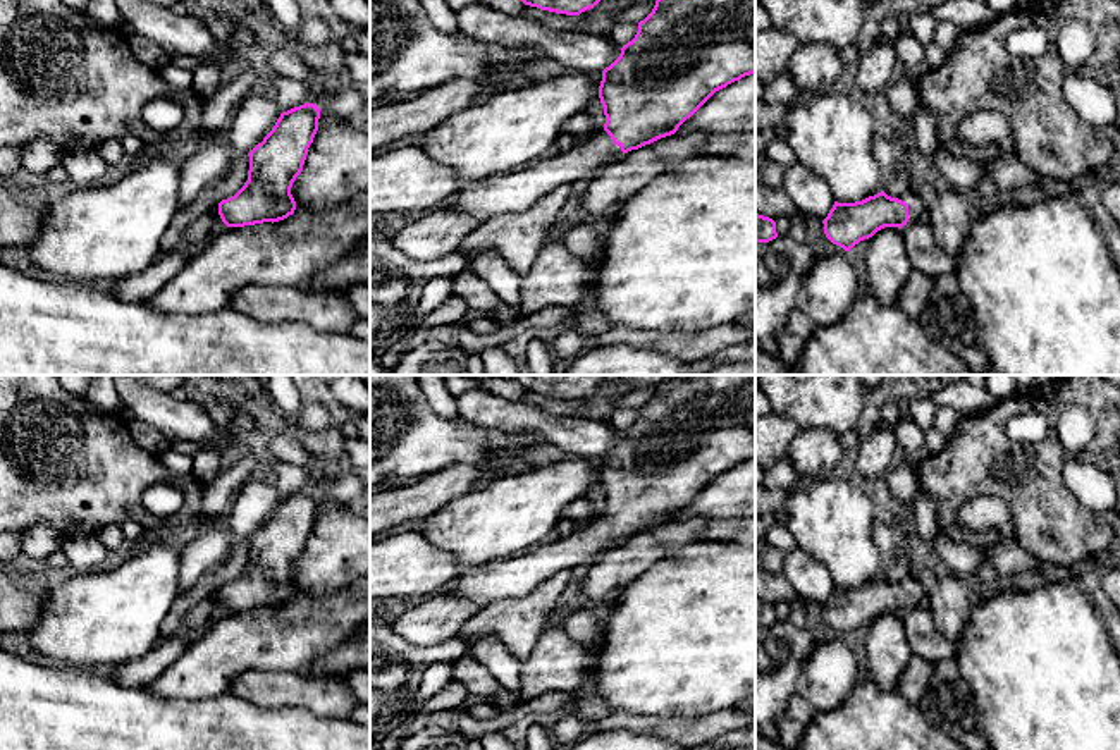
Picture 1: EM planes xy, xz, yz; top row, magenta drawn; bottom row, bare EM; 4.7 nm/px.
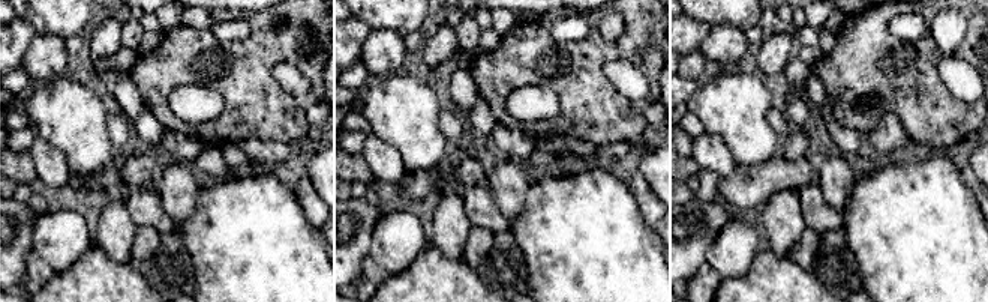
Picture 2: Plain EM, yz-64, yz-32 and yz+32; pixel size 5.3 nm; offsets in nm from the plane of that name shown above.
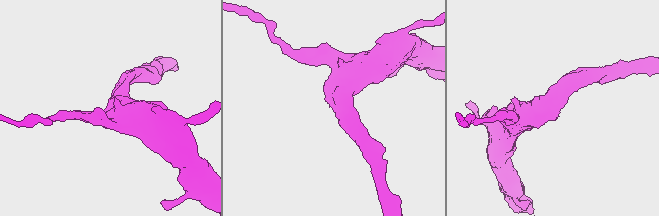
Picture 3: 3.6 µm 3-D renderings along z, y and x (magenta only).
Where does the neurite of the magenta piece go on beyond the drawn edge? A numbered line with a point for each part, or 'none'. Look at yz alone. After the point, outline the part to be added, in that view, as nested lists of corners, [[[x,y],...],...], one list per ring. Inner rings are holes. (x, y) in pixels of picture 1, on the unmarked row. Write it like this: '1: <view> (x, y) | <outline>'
1: yz (916, 584) | [[[915,571],[907,575],[903,580],[900,580],[902,587],[908,590],[908,607],[914,609],[917,606],[926,604],[927,599],[927,576],[922,573]]]

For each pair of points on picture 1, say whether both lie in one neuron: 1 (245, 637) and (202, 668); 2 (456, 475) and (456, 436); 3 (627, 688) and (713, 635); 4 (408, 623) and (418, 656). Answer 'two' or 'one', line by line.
1: one
2: two
3: one
4: two

